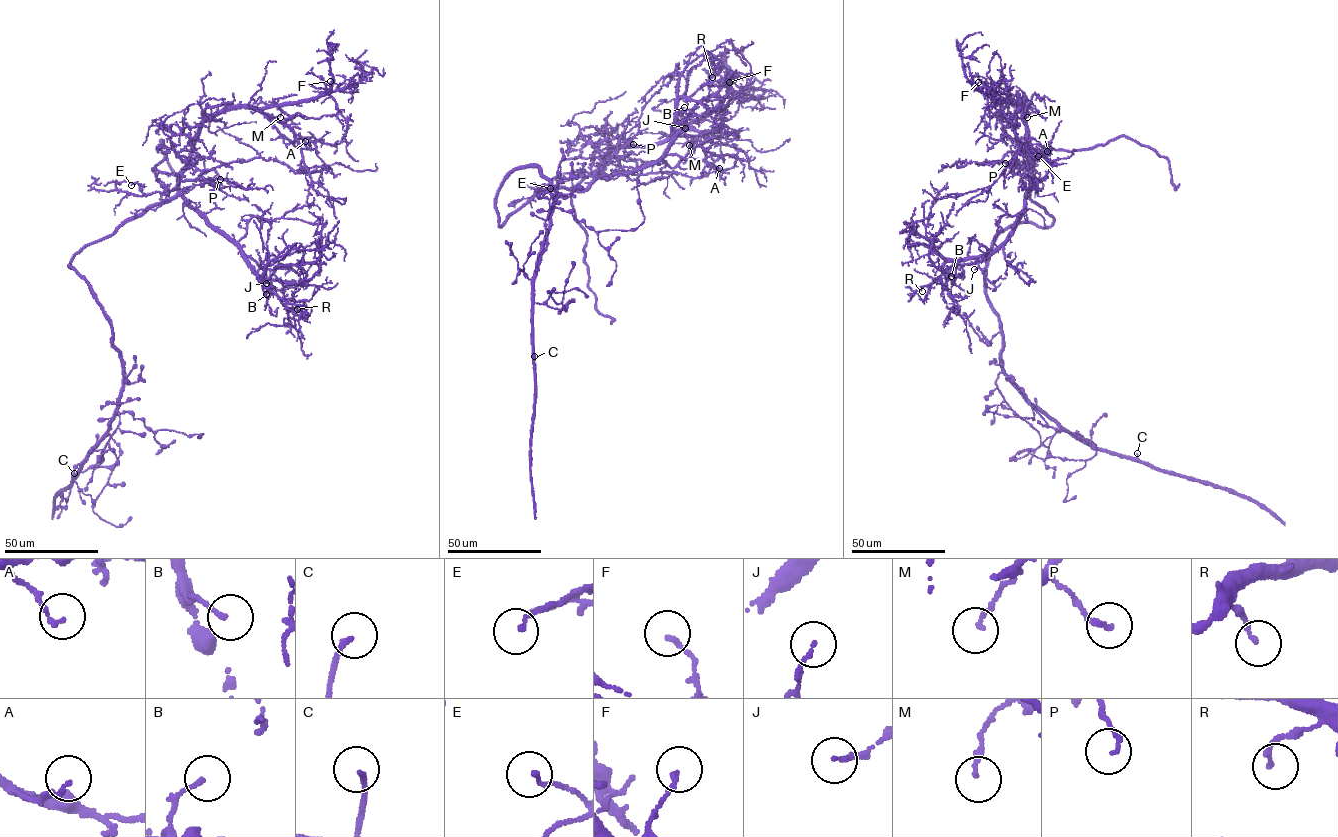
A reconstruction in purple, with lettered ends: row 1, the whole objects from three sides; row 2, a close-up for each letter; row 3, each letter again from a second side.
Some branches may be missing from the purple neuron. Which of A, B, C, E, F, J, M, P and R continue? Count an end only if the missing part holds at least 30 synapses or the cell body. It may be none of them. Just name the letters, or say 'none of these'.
C

